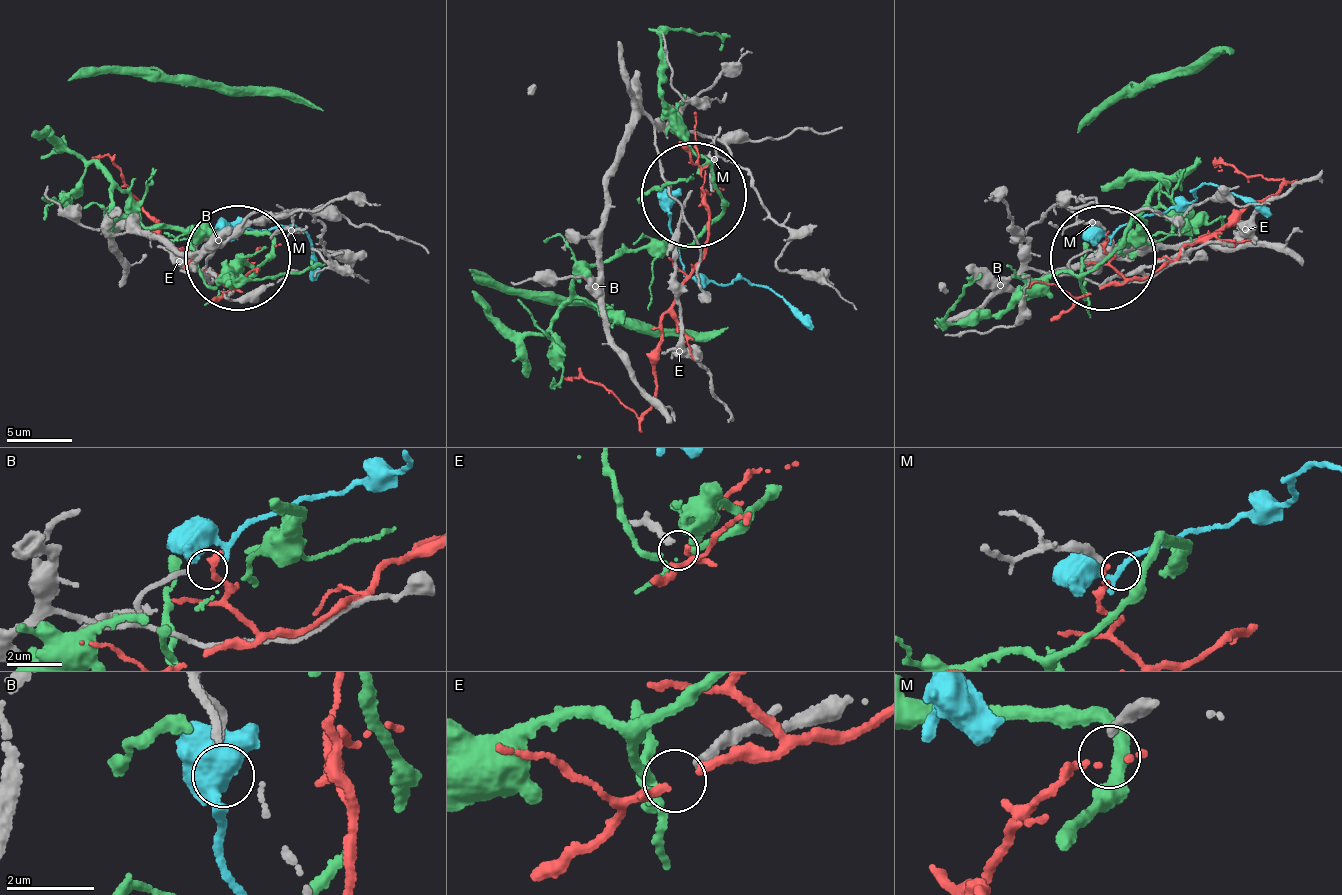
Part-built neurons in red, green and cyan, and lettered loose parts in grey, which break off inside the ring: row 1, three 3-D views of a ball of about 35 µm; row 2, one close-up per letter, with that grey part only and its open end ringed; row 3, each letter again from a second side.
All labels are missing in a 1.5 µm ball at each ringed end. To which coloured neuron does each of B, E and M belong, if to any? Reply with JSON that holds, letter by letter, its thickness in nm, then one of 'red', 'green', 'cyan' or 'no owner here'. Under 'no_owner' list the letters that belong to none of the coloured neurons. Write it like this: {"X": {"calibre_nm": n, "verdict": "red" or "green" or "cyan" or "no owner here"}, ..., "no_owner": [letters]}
{"B": {"calibre_nm": 170, "verdict": "cyan"}, "E": {"calibre_nm": 240, "verdict": "no owner here"}, "M": {"calibre_nm": 240, "verdict": "no owner here"}, "no_owner": ["E", "M"]}

